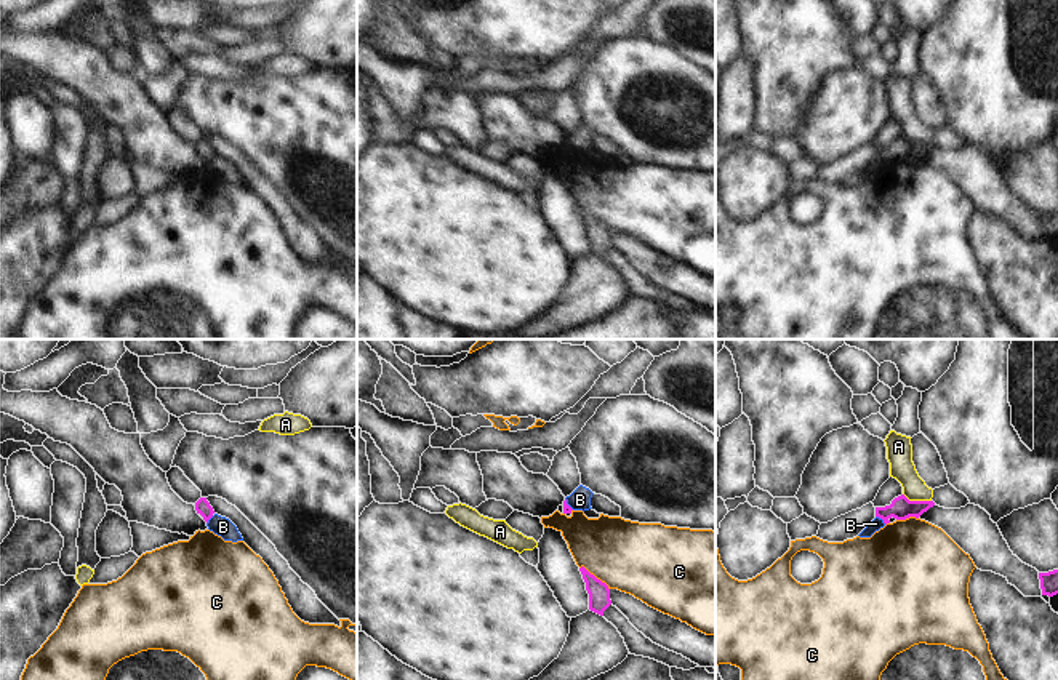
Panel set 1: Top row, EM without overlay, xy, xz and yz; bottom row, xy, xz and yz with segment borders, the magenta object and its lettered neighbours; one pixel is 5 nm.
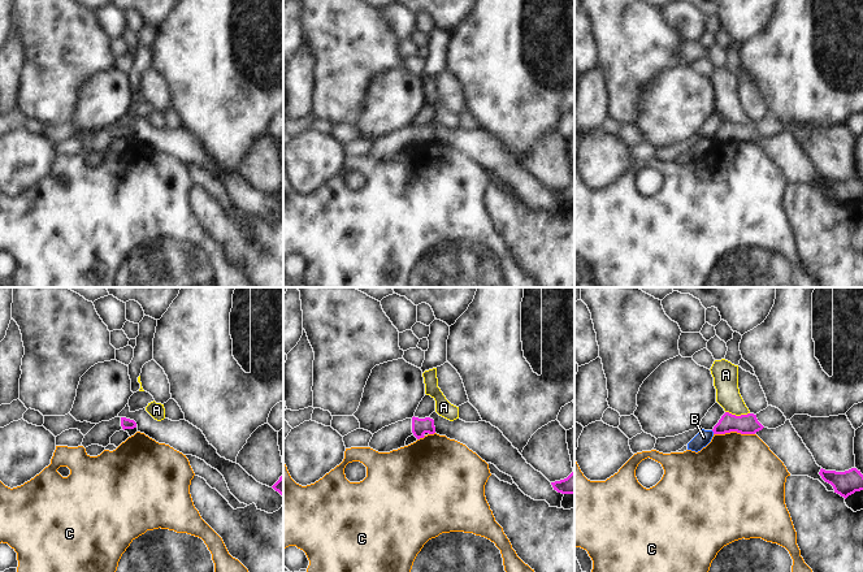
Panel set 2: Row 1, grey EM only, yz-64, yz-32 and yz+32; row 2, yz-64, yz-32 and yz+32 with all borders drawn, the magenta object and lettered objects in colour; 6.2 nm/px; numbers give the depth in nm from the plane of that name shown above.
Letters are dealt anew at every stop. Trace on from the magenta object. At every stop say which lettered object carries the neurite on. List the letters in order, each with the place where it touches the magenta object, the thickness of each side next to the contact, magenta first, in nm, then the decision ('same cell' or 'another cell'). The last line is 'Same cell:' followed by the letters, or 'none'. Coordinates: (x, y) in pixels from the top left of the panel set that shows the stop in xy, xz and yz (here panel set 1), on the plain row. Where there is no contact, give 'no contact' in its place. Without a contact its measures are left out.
A: yz (917, 143) | 110/130 nm | another cell
B: yz (881, 159) | 110/60 nm | another cell
C: xz (594, 218) | 110/360 nm | another cell
Same cell: none

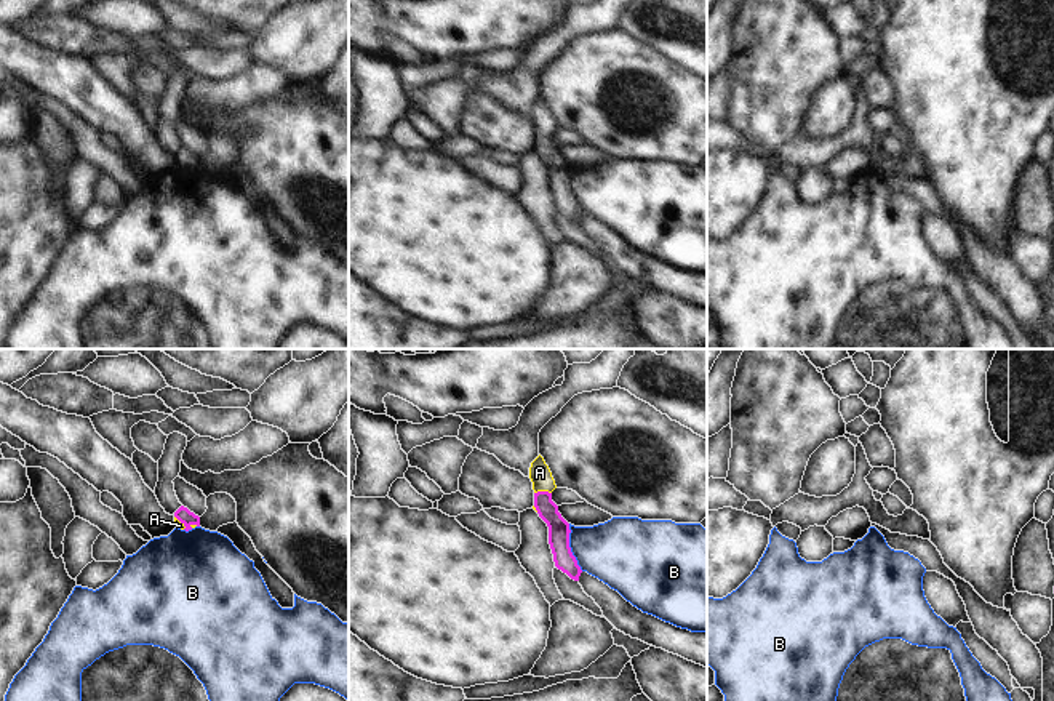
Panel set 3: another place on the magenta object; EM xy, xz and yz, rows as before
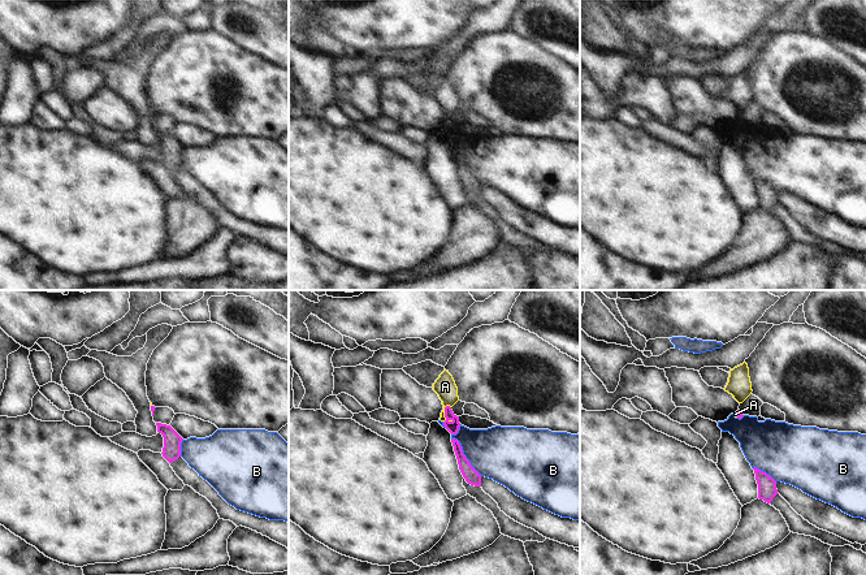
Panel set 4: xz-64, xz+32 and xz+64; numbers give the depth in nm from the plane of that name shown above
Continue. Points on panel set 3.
A: xz (542, 133) | 110/110 nm | same cell
B: xz (570, 189) | 110/340 nm | another cell
Same cell: A

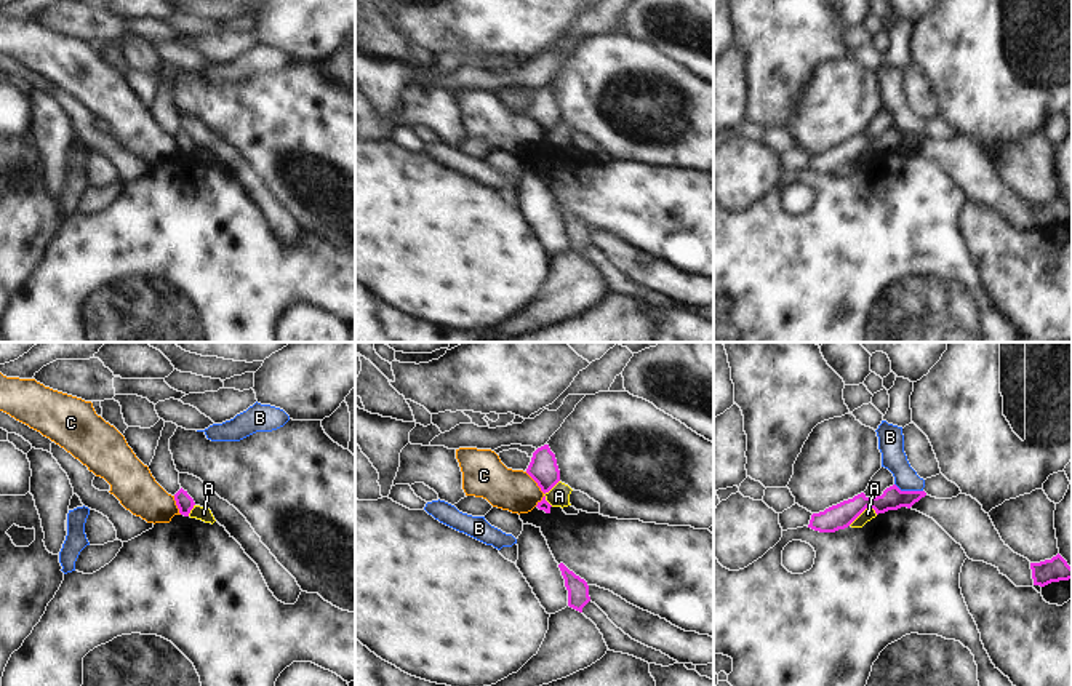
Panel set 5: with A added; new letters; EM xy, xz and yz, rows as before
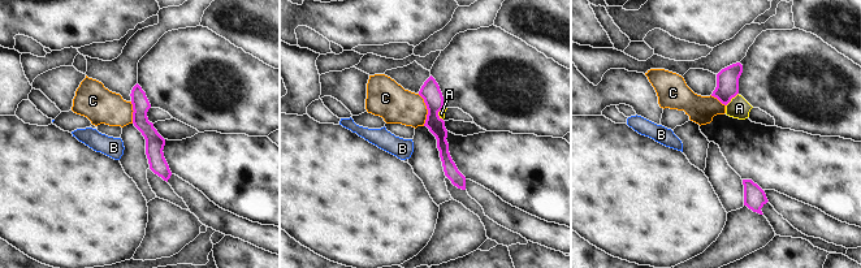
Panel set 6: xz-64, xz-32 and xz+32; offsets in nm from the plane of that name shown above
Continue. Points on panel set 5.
A: yz (863, 152) | 130/60 nm | another cell
B: yz (909, 133) | 110/130 nm | another cell
C: xz (536, 123) | 150/220 nm | another cell
Same cell: none

